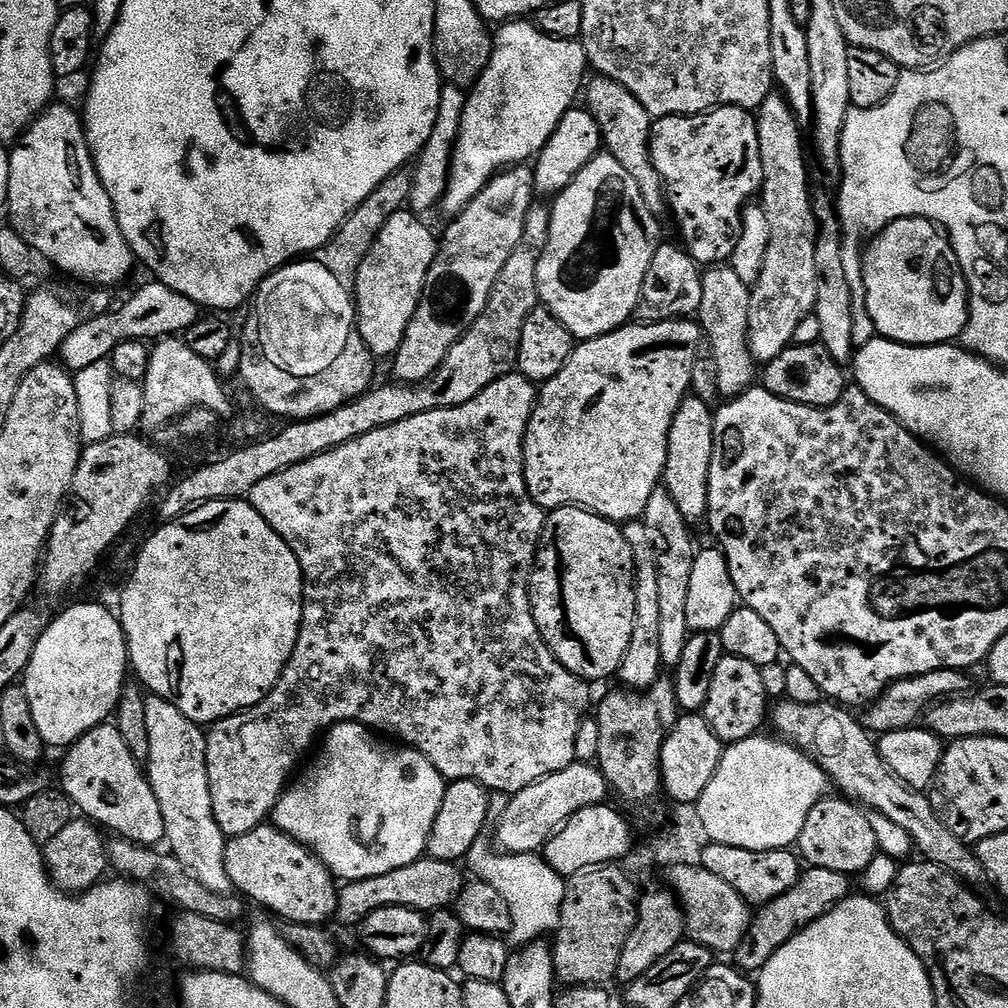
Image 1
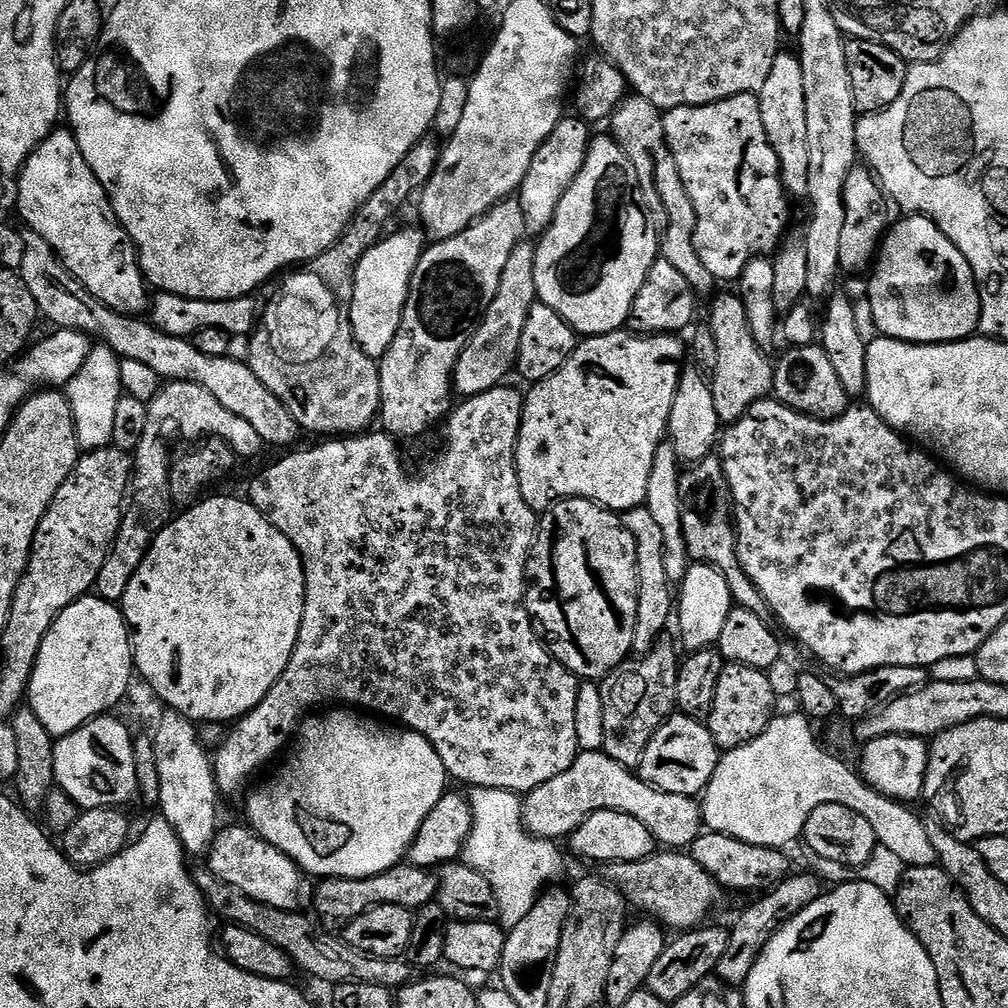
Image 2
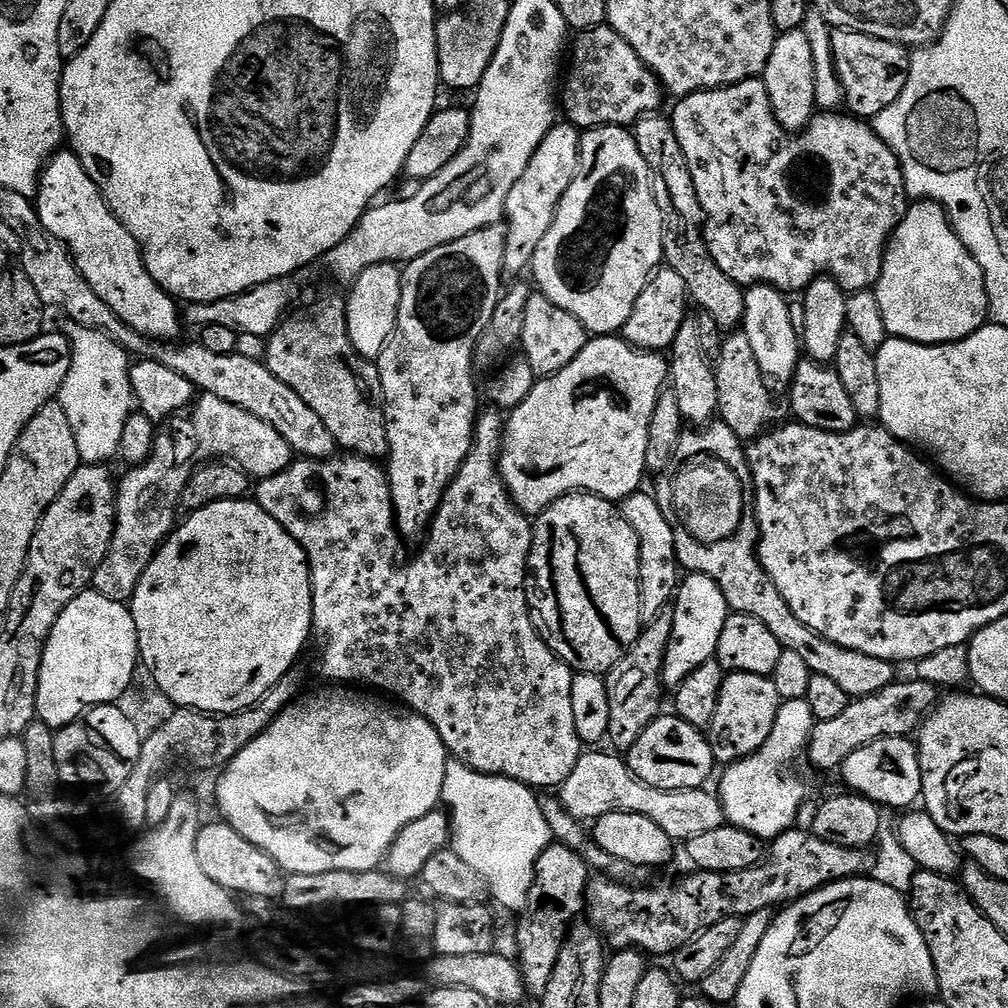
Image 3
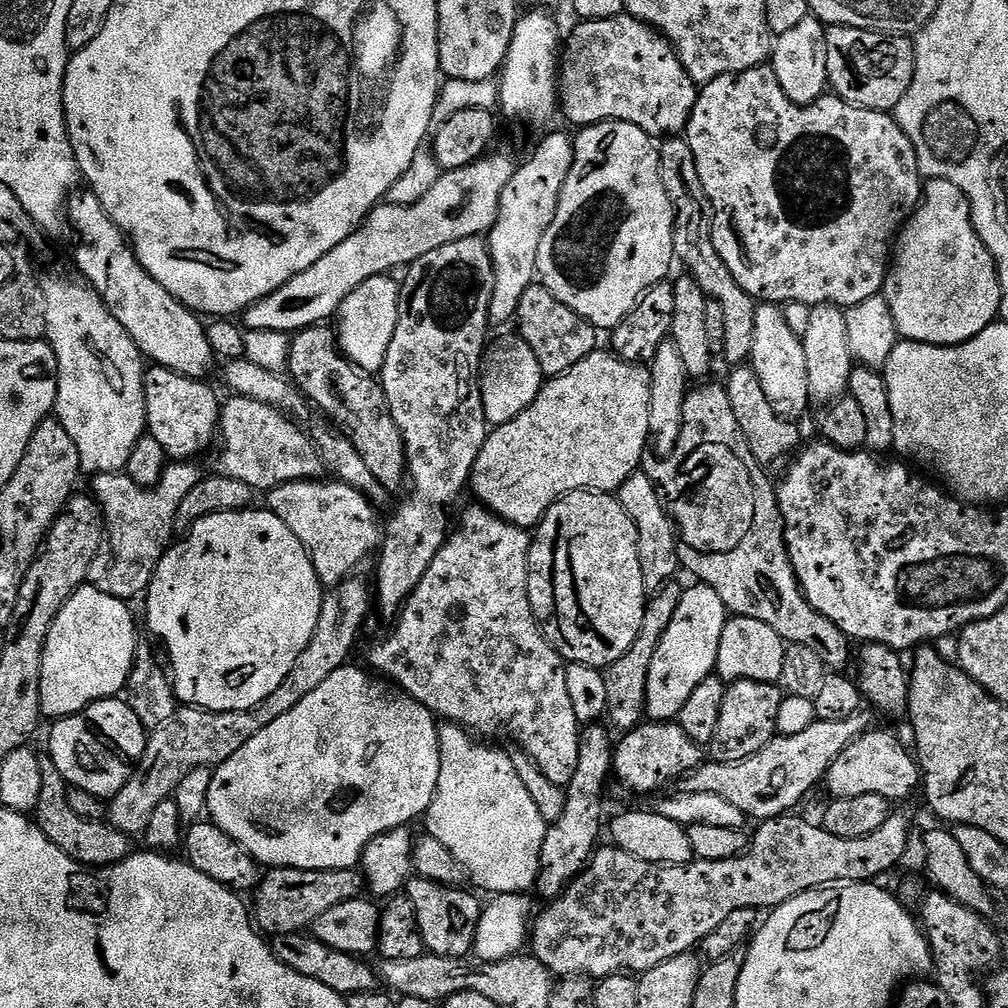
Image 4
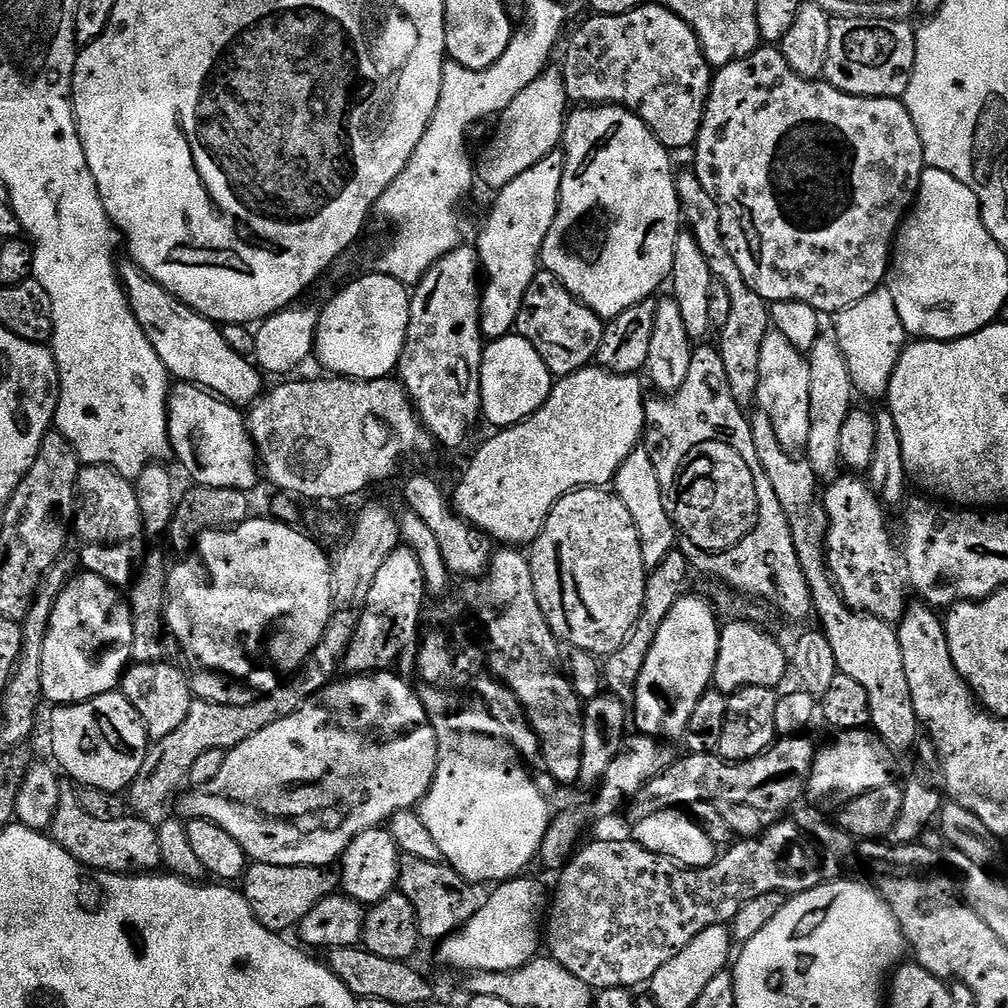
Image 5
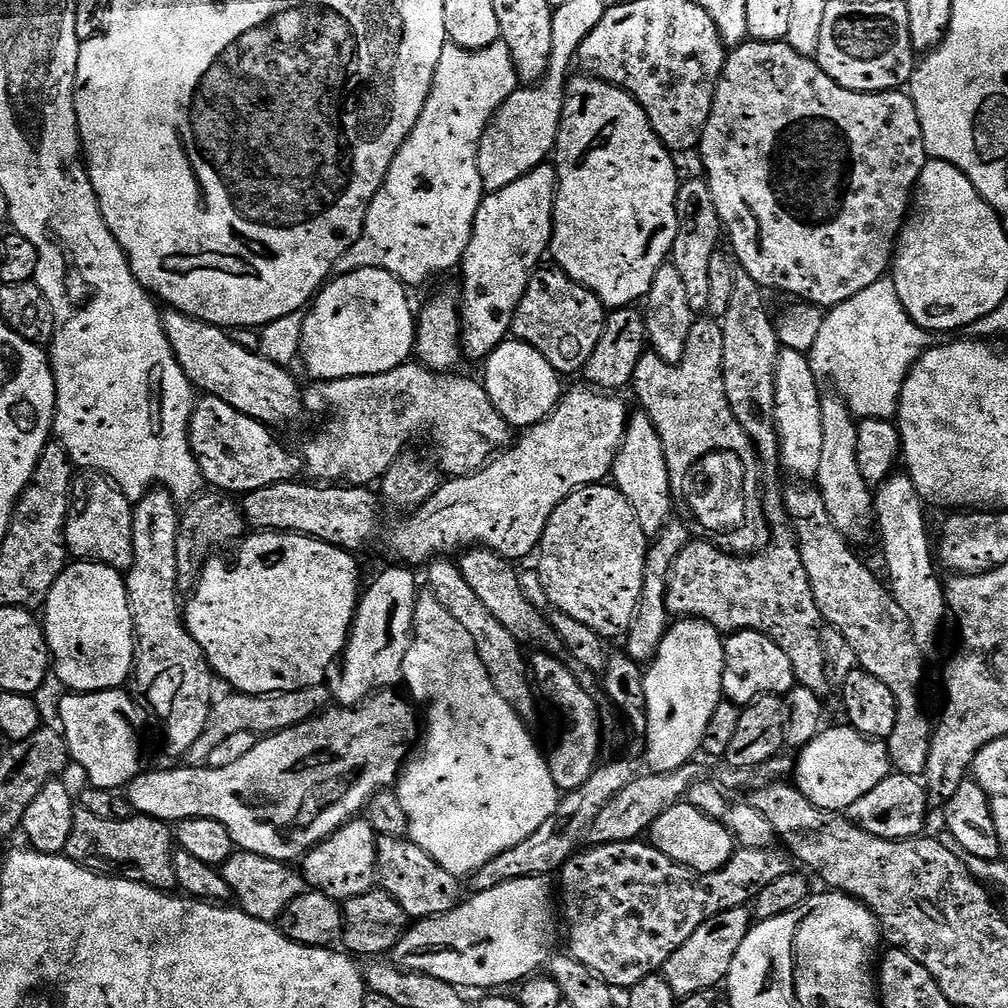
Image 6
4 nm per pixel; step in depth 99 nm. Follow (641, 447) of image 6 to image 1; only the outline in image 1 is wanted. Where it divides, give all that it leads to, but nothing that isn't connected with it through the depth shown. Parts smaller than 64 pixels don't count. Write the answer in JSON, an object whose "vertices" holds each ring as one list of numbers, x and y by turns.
{"vertices":[[643,519,623,525,624,537,632,547,632,557,636,563,636,605,634,606,634,634,630,634,630,646,622,658,618,673,623,687,628,690,649,688,662,674,662,646,660,645,660,618,658,603,658,570,656,569,656,549,650,530]]}

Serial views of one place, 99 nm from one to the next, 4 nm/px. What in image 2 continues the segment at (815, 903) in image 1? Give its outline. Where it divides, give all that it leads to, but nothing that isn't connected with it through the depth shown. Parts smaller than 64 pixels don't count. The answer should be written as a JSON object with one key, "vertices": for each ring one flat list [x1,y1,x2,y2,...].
{"vertices":[[805,870,799,874,789,875,776,887,767,889,740,917,736,925,731,925,726,942,726,951,718,961,714,976,721,984,729,984,731,988,740,988,748,980,750,970,758,962,762,950,770,942,772,935,781,928,794,914,798,914,810,902,814,902,822,895,822,881,812,872]]}

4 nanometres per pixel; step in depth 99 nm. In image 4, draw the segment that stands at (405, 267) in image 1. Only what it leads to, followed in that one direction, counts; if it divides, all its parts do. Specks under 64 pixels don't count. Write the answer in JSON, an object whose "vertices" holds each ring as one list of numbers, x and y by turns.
{"vertices":[[391,275,375,276,362,282,362,286,346,298,338,313,338,347,364,374,376,374,383,368,386,350,390,350,390,338,394,338,394,330,398,326,400,284,392,279]]}

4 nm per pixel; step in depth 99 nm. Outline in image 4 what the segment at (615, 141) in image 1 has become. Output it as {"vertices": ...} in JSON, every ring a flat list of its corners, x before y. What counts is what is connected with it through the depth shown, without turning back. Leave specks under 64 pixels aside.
{"vertices":[[683,135,665,139,659,145,658,151,660,154,662,186,666,186,666,194,670,198,672,209,676,211,674,226,672,227,674,230,675,259,679,263,680,260,684,263,683,271,696,279,698,286,702,286,702,290,706,293,708,299,714,299,722,306,723,319,726,325,723,359,728,359,729,365,732,366,743,365,751,357,752,347,754,346,754,314,756,313,757,301,753,300,750,294,746,294,746,290,742,290,742,286,738,286,738,282,734,282,734,274,730,274,730,270,726,270,726,262,722,262,722,258,718,258,718,250,714,250,714,242,710,231,708,195,704,192,702,178,698,178,698,170,694,162,694,150,690,150,687,139]]}

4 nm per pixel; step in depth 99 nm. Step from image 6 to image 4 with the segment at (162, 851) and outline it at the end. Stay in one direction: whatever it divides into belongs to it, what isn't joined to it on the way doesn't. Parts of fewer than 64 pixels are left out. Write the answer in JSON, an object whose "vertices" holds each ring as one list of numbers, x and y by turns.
{"vertices":[[44,754,40,756,42,766,42,794,38,796,38,806,34,813,34,822,66,854,70,854,72,860,93,868,107,868,110,864,116,864,124,860,133,851,133,841,125,832,118,830,113,824,104,820,87,820,78,818,74,810,70,810,68,801,69,785,65,784,62,774,54,766,52,757]]}

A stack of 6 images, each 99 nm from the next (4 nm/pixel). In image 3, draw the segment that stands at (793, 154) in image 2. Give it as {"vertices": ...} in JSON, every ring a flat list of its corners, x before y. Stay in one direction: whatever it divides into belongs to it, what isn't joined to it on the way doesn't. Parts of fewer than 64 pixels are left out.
{"vertices":[[804,31,782,32,777,35,762,79,766,94,770,94,772,111,781,126,793,134,803,132,818,112,814,98,814,53,810,51,810,38,806,38]]}

